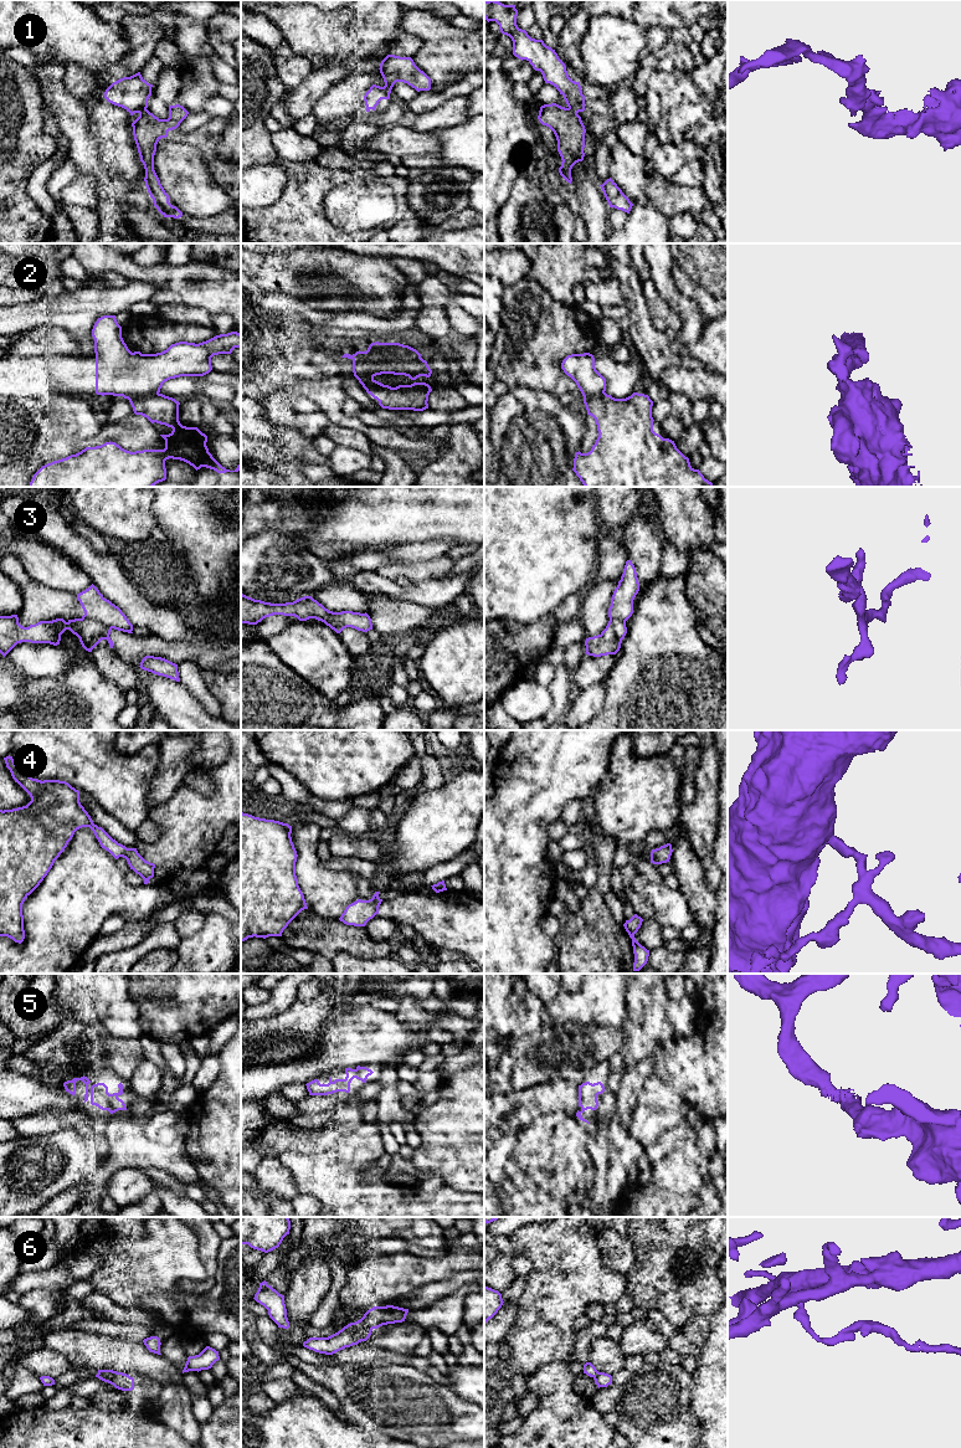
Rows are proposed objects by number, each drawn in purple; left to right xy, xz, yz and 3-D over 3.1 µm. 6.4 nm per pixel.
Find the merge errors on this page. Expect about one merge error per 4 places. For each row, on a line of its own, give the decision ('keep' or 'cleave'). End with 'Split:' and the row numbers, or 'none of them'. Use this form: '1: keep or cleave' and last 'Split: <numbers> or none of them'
1: cleave
2: cleave
3: cleave
4: keep
5: keep
6: cleave
Split: 1, 2, 3, 6

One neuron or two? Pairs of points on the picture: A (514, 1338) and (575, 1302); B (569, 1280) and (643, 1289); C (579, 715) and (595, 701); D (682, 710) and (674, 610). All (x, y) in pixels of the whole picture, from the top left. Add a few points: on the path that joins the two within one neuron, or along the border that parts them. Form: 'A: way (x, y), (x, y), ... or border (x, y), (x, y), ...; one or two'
A: way (529, 1335), (560, 1304); one
B: border (625, 1276), (628, 1292); two
C: way (582, 712), (591, 703); one
D: way (674, 686), (674, 635); one

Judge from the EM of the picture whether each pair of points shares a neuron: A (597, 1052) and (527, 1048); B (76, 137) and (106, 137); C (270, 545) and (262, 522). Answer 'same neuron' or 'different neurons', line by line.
A: same neuron
B: different neurons
C: different neurons

